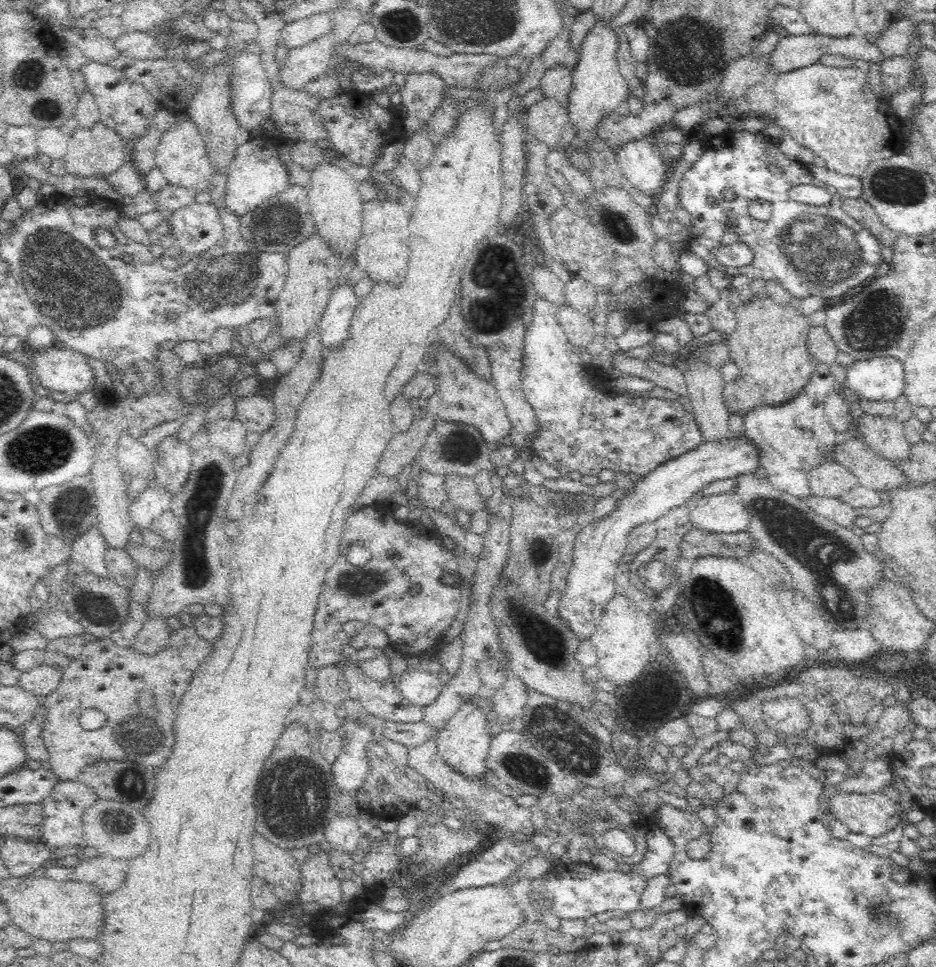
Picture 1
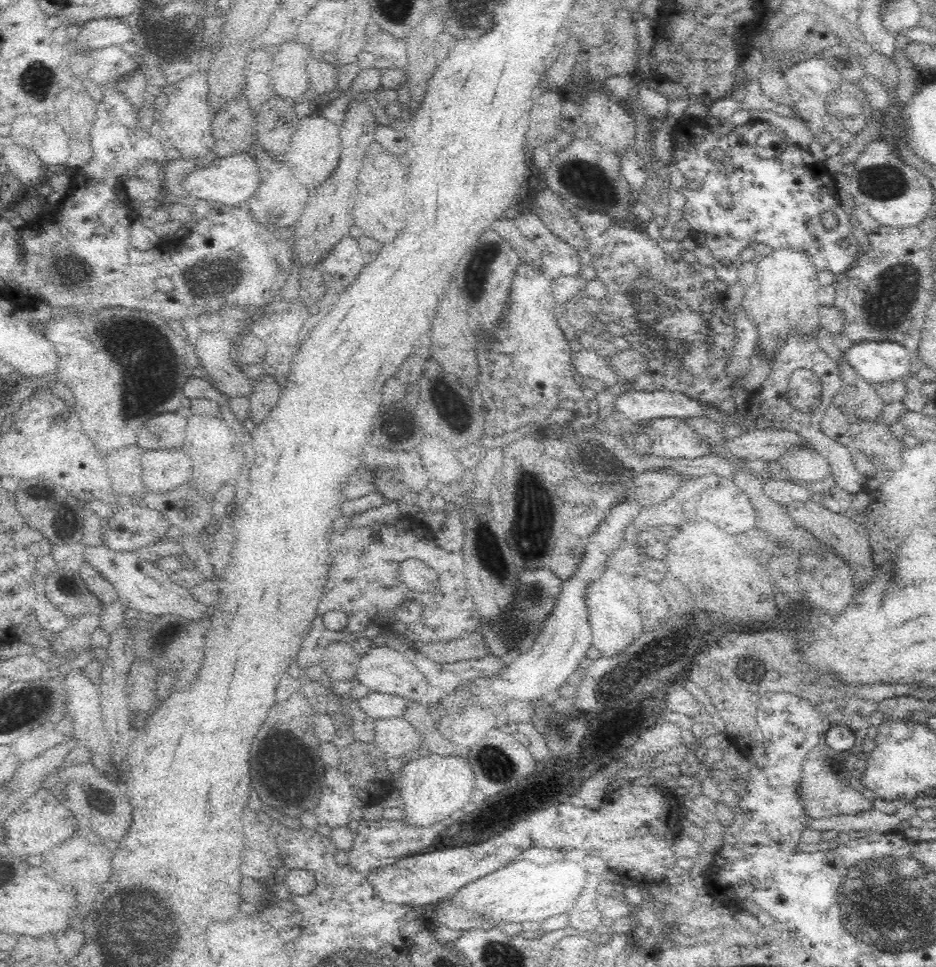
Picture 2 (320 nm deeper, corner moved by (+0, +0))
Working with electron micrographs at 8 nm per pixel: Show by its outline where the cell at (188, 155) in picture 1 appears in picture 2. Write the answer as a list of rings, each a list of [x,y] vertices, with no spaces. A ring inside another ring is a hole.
[[[196,72],[190,78],[184,78],[176,84],[174,92],[170,96],[164,96],[170,102],[166,104],[166,108],[162,110],[161,116],[158,118],[159,129],[166,132],[166,136],[172,140],[172,144],[176,144],[178,150],[182,150],[182,158],[190,158],[196,160],[204,156],[211,150],[213,146],[213,136],[209,133],[211,121],[213,118],[212,110],[209,106],[208,98],[208,74],[206,72]]]

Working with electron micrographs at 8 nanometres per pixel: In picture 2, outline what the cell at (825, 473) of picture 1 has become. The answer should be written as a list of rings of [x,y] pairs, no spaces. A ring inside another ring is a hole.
[[[800,446],[782,453],[779,463],[785,474],[790,474],[792,480],[800,482],[820,482],[830,474],[828,460],[811,446]]]

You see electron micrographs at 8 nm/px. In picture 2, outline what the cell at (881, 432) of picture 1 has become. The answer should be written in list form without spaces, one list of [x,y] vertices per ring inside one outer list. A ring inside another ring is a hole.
[[[846,359],[842,362],[835,362],[836,367],[840,370],[841,390],[840,390],[840,401],[845,405],[847,411],[855,420],[870,420],[879,421],[879,414],[882,412],[885,405],[884,400],[876,392],[876,386],[864,381],[857,373],[853,370],[853,367],[847,362]]]

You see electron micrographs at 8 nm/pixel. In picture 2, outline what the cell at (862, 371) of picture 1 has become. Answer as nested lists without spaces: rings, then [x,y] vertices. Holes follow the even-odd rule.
[[[860,342],[843,352],[847,362],[866,382],[877,385],[888,381],[900,380],[907,372],[914,353],[896,342]]]

